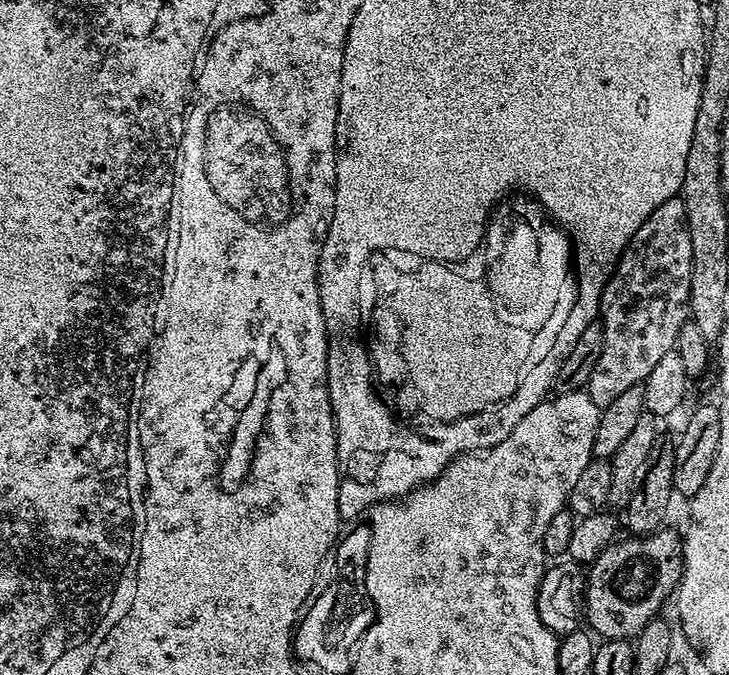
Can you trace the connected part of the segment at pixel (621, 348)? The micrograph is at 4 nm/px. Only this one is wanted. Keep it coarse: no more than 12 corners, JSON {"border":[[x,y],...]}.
{"border":[[680,196],[642,222],[600,296],[602,410],[690,320]]}

